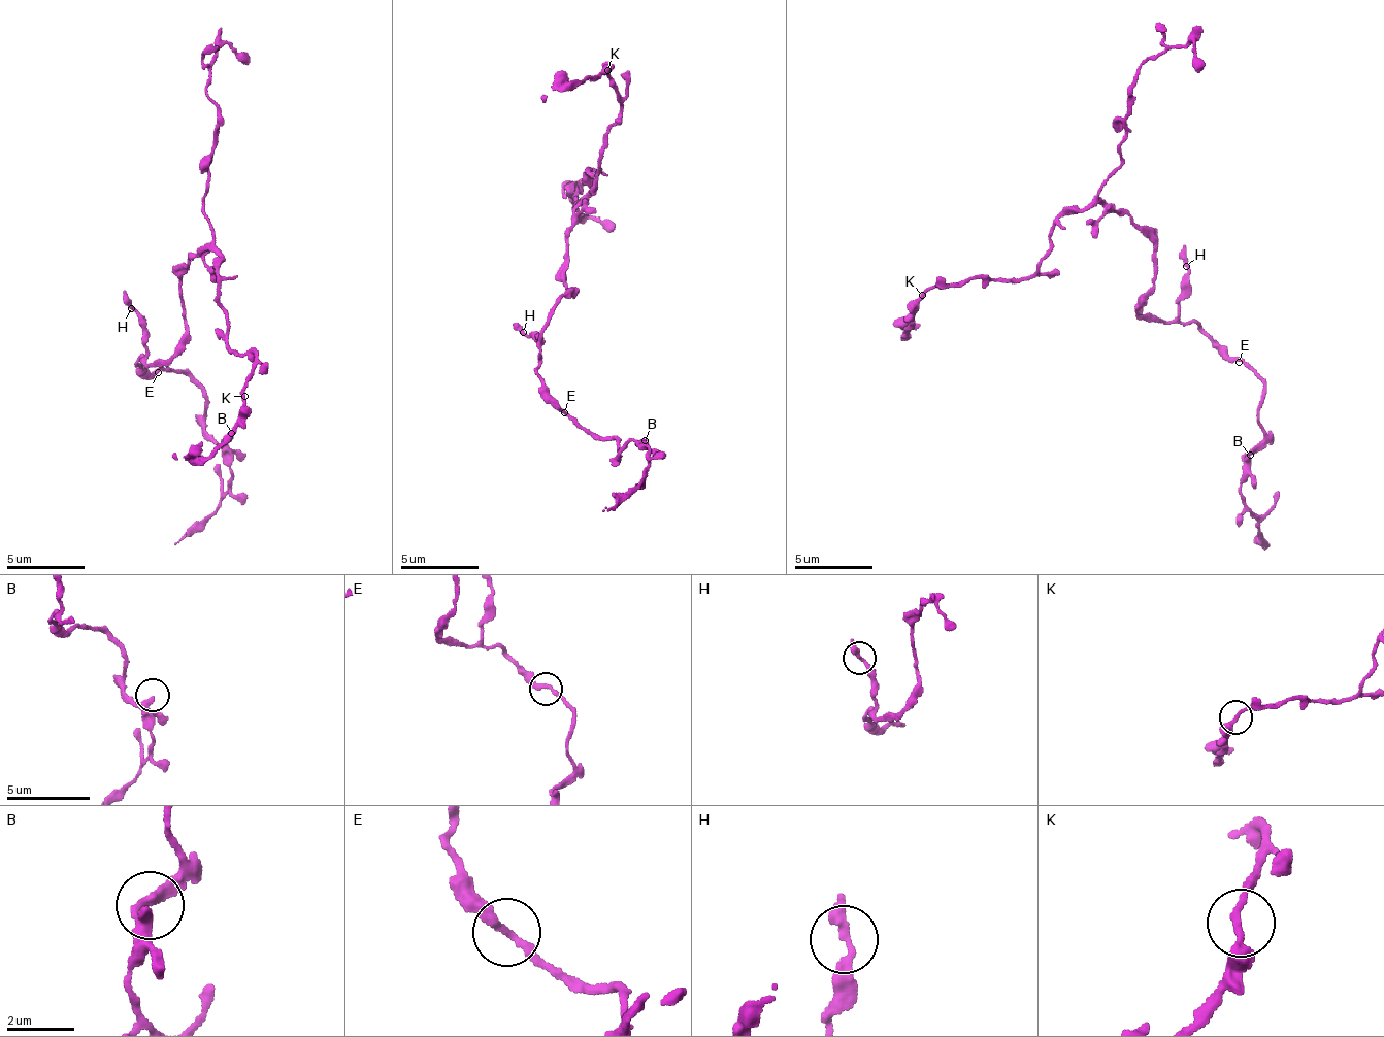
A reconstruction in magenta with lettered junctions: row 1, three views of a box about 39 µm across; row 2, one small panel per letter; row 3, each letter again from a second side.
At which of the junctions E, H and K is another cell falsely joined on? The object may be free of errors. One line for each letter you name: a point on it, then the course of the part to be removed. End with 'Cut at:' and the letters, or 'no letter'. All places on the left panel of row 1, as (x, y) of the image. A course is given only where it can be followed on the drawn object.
Cut at: no letter

